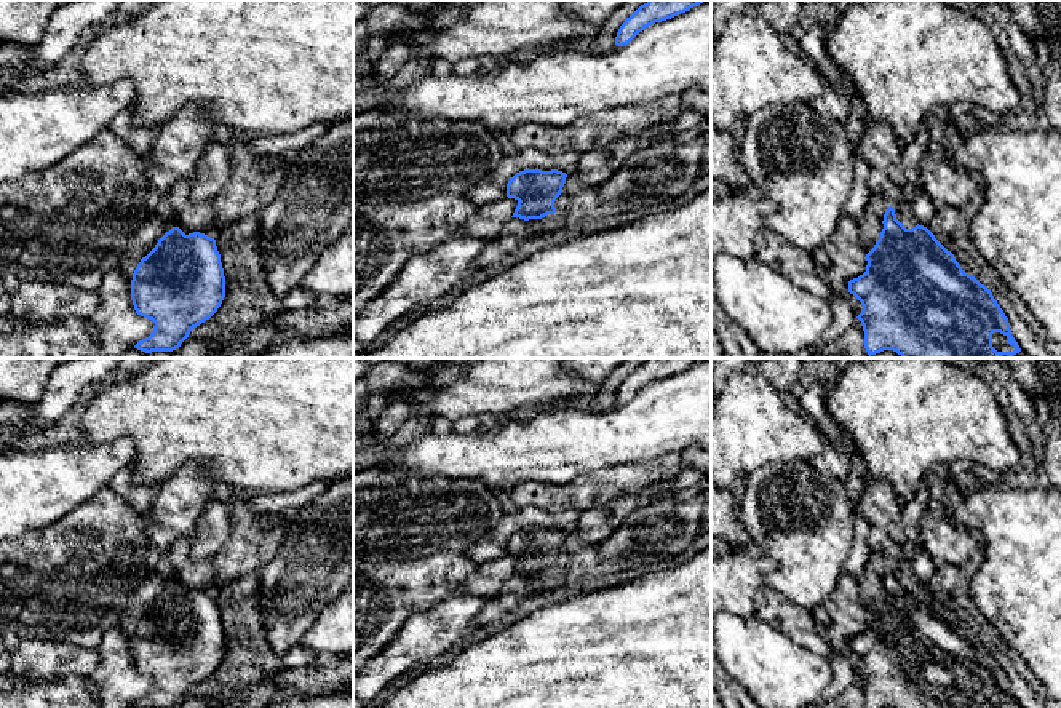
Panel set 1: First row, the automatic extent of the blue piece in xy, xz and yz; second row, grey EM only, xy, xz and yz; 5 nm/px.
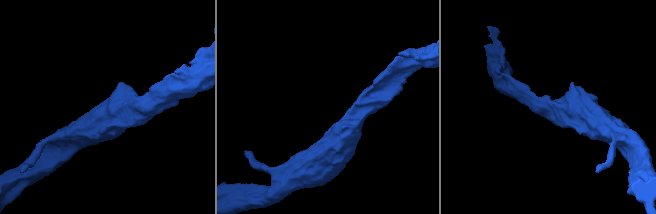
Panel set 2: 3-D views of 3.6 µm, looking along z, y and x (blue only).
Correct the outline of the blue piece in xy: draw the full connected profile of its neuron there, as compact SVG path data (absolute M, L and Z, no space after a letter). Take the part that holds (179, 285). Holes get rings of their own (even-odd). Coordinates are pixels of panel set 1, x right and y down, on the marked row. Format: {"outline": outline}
{"outline": "M173 227L141 259L133 273L131 300L134 310L155 323L152 334L134 347L145 353L179 348L193 328L217 312L224 297L225 276L216 240L200 232L185 235L179 227Z"}

